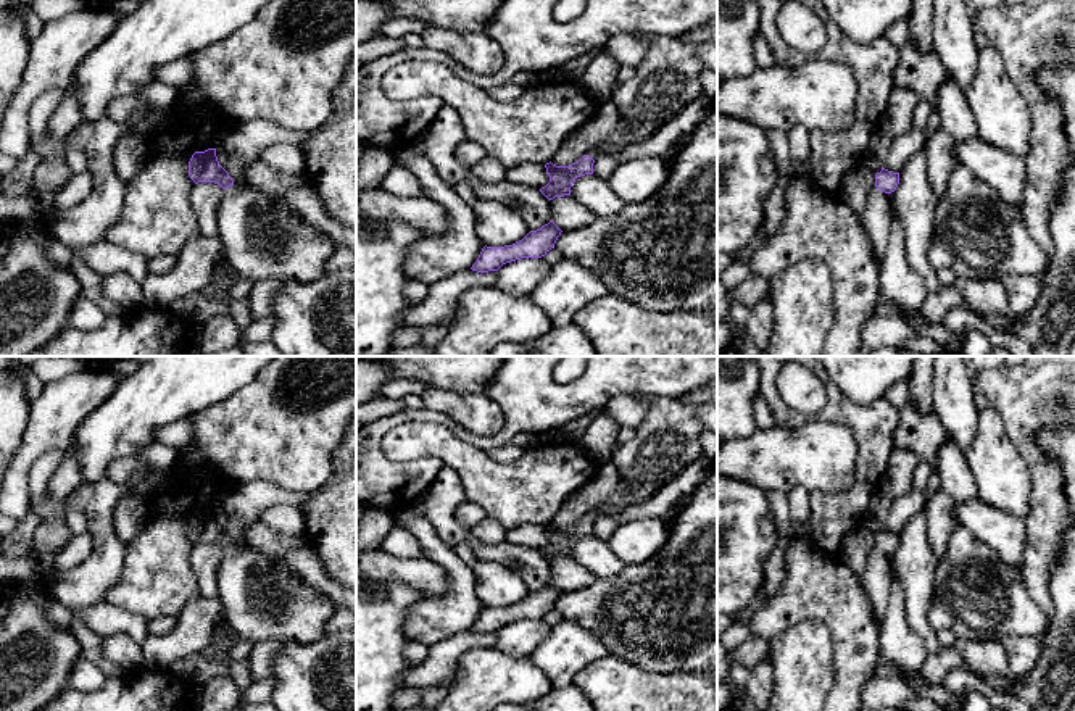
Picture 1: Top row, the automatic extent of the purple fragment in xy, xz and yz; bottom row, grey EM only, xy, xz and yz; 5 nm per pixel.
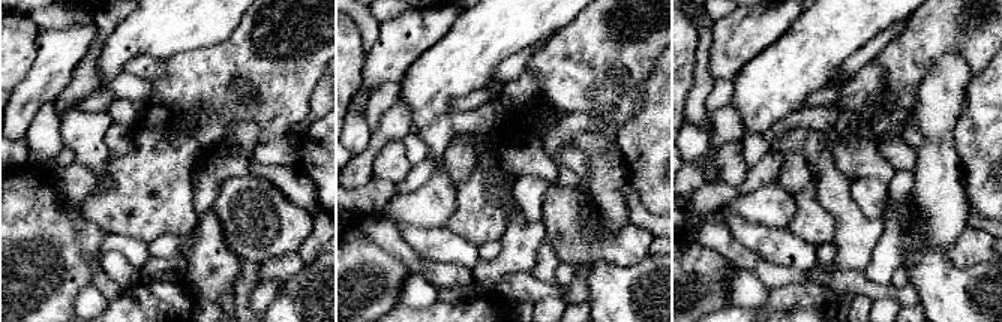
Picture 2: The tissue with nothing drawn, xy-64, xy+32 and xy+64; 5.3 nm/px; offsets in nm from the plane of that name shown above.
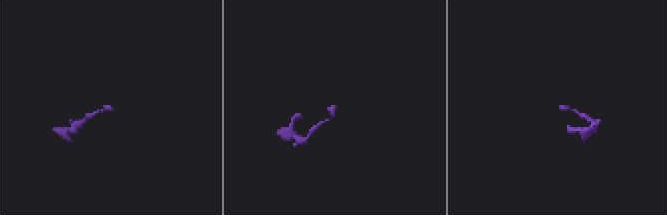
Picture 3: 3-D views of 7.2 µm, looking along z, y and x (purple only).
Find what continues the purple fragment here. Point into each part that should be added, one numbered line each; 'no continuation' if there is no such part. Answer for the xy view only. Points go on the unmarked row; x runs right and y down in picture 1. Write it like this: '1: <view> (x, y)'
1: xy (258, 598)

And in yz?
1: yz (875, 579)

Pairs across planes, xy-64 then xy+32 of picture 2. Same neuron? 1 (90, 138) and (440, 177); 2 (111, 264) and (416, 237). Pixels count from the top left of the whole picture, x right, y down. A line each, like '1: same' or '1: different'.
1: same
2: different

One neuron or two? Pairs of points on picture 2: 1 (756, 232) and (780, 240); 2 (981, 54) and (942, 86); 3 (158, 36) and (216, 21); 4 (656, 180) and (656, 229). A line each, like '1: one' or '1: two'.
1: one
2: two
3: one
4: two

